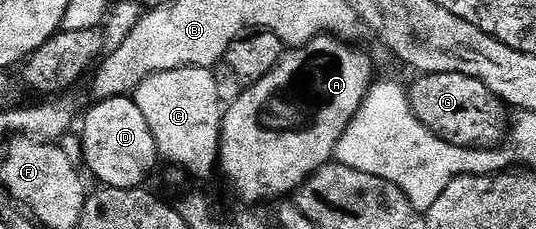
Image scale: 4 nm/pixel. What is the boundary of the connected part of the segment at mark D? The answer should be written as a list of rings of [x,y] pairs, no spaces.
[[[128,95],[100,99],[87,114],[83,124],[83,158],[86,166],[100,181],[112,190],[138,189],[159,162],[157,145],[143,112]]]

